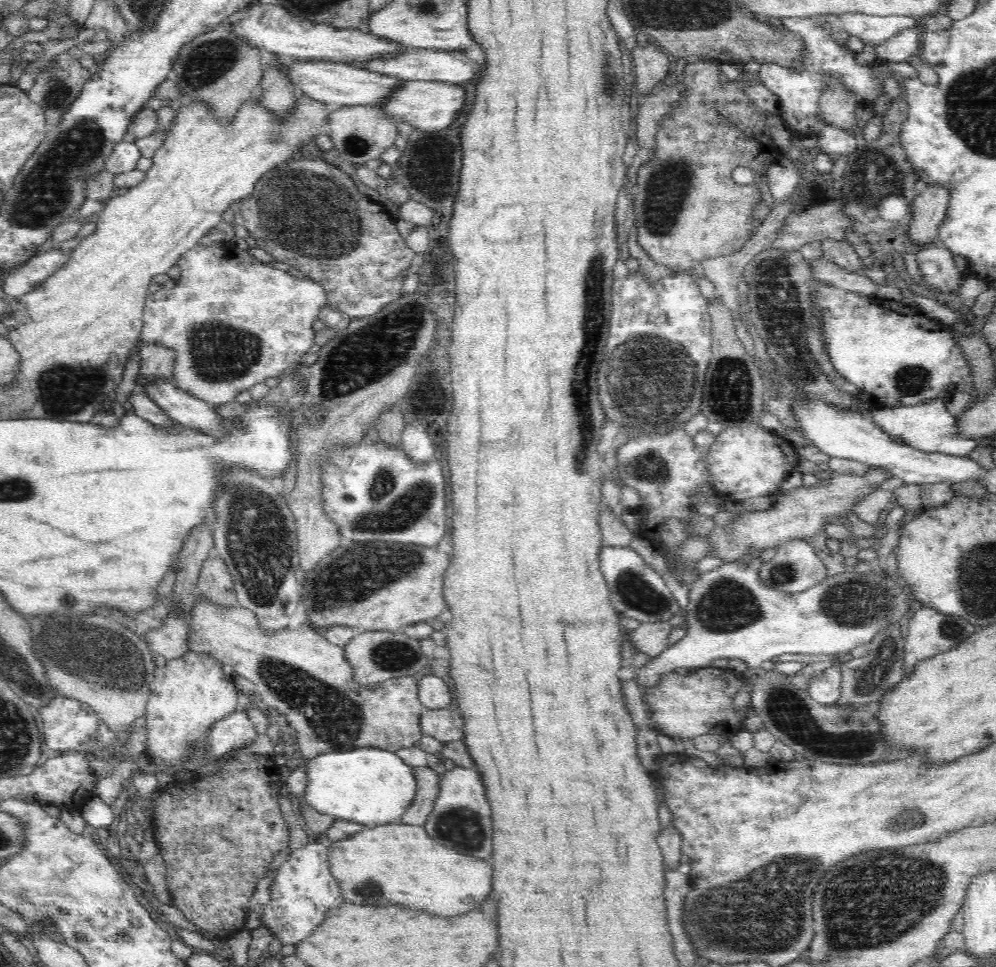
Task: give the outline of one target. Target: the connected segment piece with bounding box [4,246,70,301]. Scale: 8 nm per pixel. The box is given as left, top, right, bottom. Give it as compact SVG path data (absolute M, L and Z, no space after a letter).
M48 246L42 253L32 256L20 268L14 270L4 281L4 290L13 301L17 297L33 291L43 280L53 275L67 263L70 253Z

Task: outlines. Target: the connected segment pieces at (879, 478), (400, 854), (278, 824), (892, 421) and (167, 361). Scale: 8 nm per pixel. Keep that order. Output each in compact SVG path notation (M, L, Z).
M868 465L870 472L866 476L835 472L833 479L822 479L823 485L819 482L810 488L802 485L784 492L780 499L772 497L773 504L769 509L737 514L737 522L725 528L716 526L711 535L705 537L704 543L711 546L711 556L730 562L738 560L750 547L760 552L762 549L776 547L794 538L817 535L820 531L828 529L827 521L836 517L846 517L848 511L852 511L855 503L858 504L864 495L878 490L880 483L892 477L891 472L885 468Z
M386 824L362 829L348 839L333 842L329 848L330 872L338 881L346 902L370 906L406 906L424 910L430 916L459 916L480 908L487 897L494 897L493 870L489 860L462 856L430 838L422 826Z
M240 753L212 778L192 784L188 782L188 786L172 782L155 805L155 820L151 830L160 854L166 861L165 881L171 894L171 905L182 911L188 922L205 930L206 934L212 934L212 939L228 940L246 928L246 906L257 884L274 857L288 849L290 830L279 806L279 798L284 794L279 767L280 760L275 756Z
M944 396L932 398L930 402L920 402L912 406L876 407L870 412L872 421L892 437L900 437L904 444L931 453L942 453L966 457L968 452L978 446L978 440L959 434L956 418L945 406Z
M146 343L140 346L138 353L141 359L139 378L136 378L139 392L148 381L170 379L173 376L174 349L159 344Z

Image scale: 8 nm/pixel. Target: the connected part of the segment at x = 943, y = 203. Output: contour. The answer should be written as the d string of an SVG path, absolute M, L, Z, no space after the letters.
M930 183L911 202L910 239L921 247L930 243L939 244L937 234L950 202L950 189Z

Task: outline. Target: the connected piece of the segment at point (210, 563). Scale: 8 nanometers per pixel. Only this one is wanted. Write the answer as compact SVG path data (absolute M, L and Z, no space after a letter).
M206 560L197 584L199 596L218 606L239 606L228 567L222 560Z

